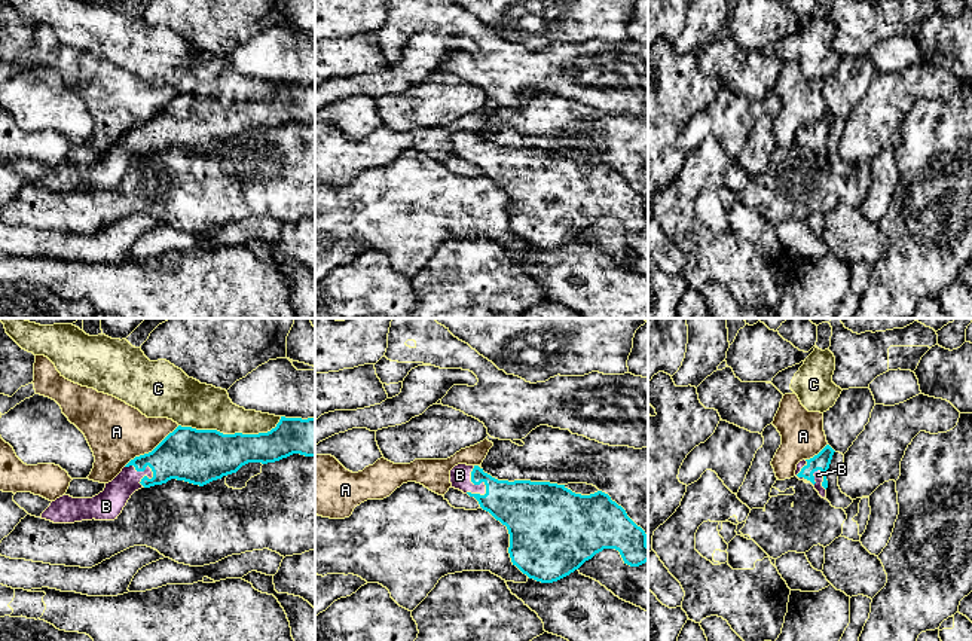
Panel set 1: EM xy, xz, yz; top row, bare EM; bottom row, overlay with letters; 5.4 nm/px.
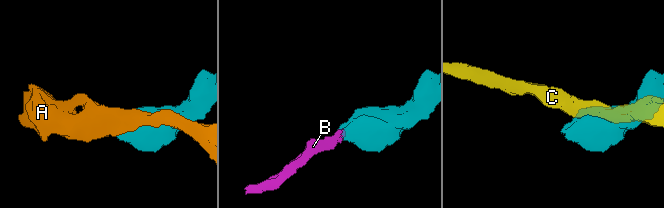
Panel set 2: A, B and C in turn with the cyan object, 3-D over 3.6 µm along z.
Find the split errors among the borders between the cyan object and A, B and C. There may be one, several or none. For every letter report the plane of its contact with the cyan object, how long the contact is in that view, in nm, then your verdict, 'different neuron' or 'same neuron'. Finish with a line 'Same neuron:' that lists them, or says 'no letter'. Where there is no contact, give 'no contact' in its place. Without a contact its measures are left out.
A: xy | 380 nm | different neuron
B: yz | 200 nm | same neuron
C: xy | 550 nm | different neuron
Same neuron: B

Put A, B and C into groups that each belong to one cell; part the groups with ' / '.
A / B / C

